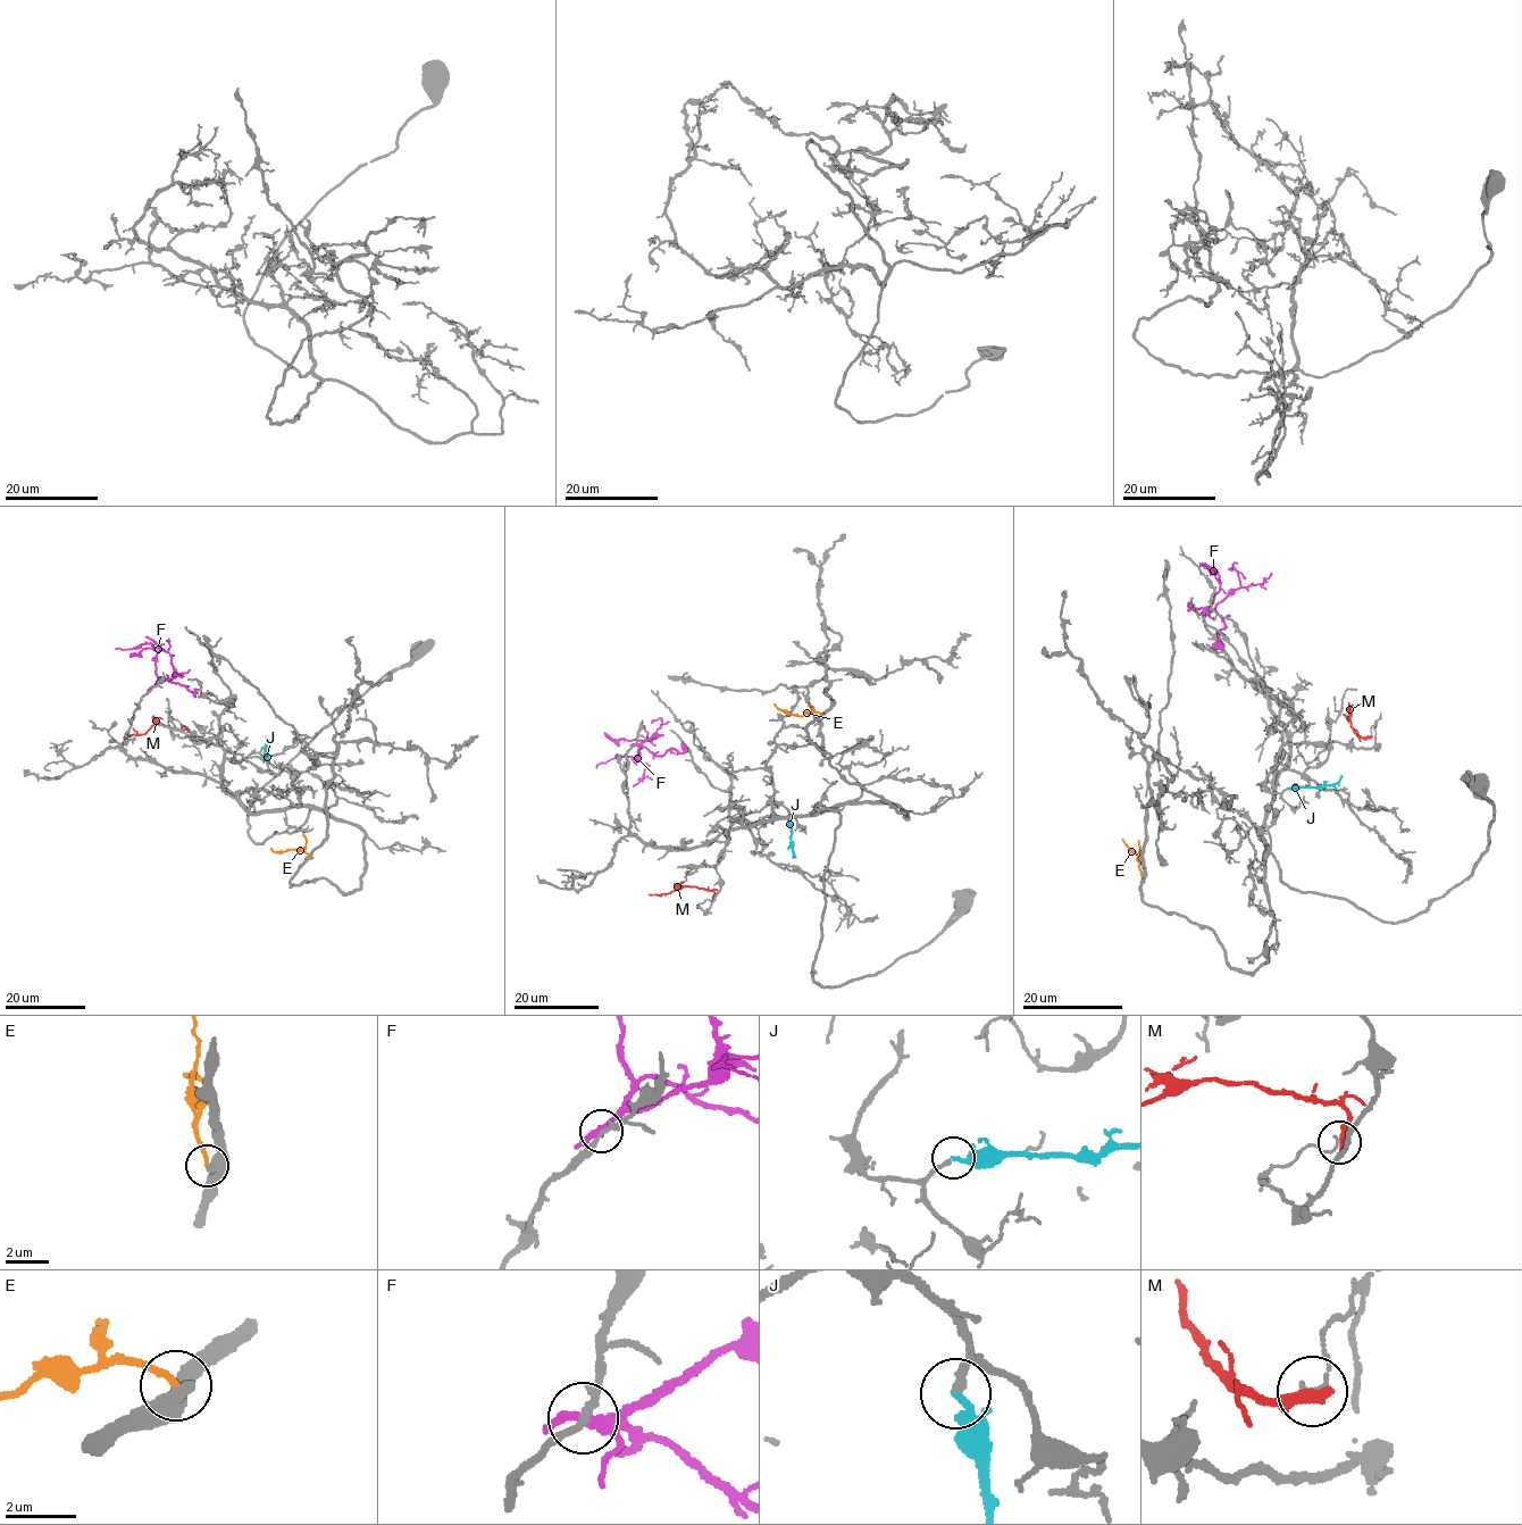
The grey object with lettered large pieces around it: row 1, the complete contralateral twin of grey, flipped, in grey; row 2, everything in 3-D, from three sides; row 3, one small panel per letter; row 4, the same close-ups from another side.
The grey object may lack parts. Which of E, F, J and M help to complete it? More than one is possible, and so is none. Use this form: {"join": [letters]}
{"join": ["J"]}

